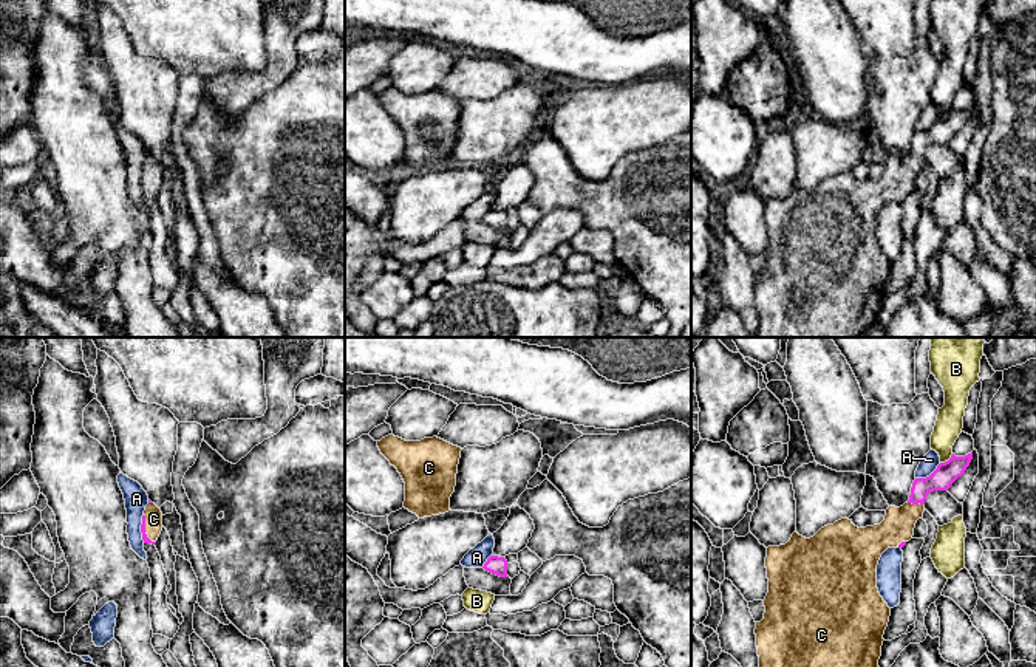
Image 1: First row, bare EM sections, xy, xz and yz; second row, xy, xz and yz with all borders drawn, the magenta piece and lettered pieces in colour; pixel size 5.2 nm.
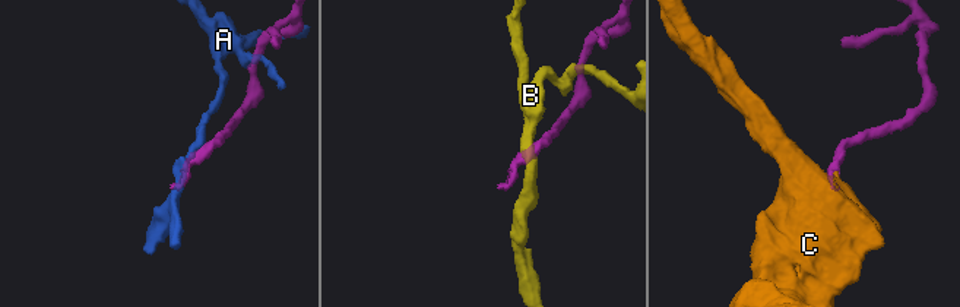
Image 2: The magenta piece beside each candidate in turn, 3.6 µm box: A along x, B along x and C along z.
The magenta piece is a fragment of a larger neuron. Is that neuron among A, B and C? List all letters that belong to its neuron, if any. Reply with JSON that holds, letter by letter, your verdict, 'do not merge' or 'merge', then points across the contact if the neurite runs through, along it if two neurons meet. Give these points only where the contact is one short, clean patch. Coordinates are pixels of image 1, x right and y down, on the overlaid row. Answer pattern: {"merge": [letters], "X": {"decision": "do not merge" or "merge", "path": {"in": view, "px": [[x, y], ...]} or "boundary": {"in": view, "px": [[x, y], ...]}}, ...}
{"merge": ["C"], "A": {"decision": "do not merge"}, "B": {"decision": "do not merge", "boundary": {"in": "yz", "px": [[953, 454], [940, 463]]}}, "C": {"decision": "merge", "path": {"in": "yz", "px": [[947, 472], [933, 482], [916, 503], [899, 523]]}}}

